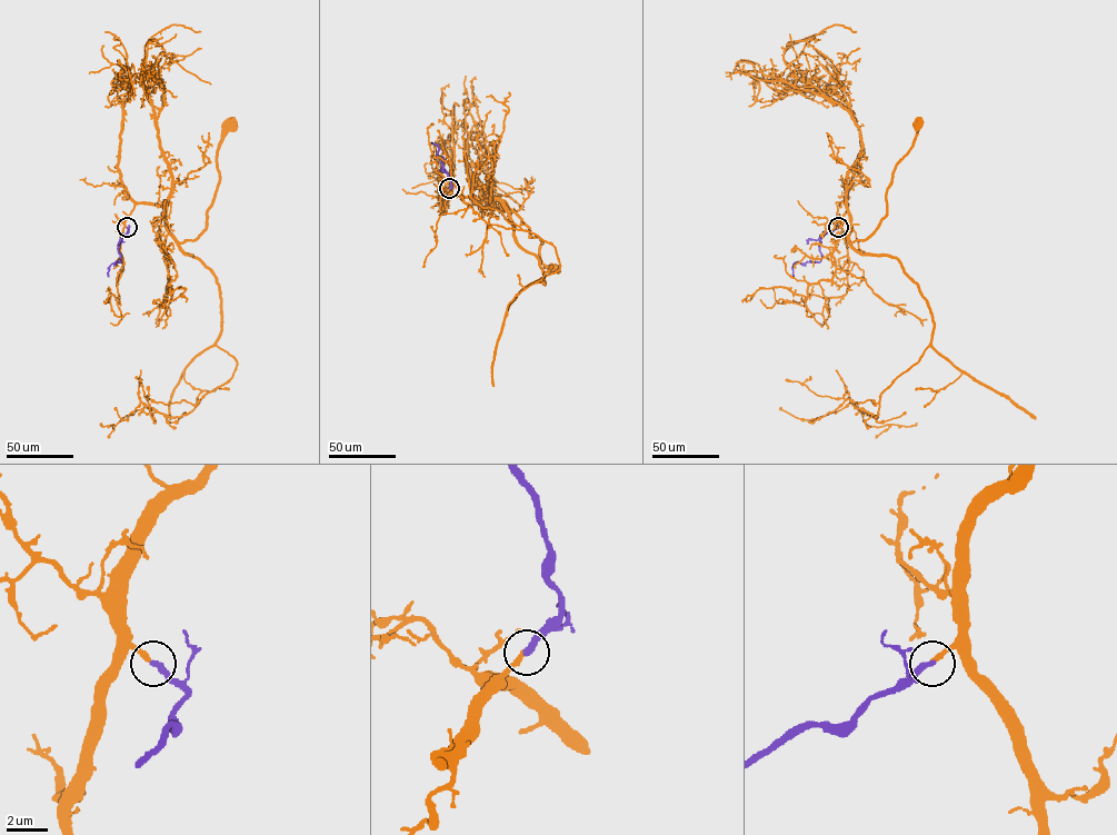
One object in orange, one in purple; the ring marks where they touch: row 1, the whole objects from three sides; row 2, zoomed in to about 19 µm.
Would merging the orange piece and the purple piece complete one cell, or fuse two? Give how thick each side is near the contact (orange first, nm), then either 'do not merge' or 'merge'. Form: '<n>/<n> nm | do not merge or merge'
240/320 nm | merge

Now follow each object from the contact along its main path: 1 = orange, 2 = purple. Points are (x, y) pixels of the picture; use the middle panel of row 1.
1: (449, 189), (455, 196), (504, 200), (528, 227), (529, 237), (541, 240), (540, 260), (547, 268), (551, 267)
2: (449, 189), (450, 179), (440, 169), (442, 172), (438, 146), (431, 143)

